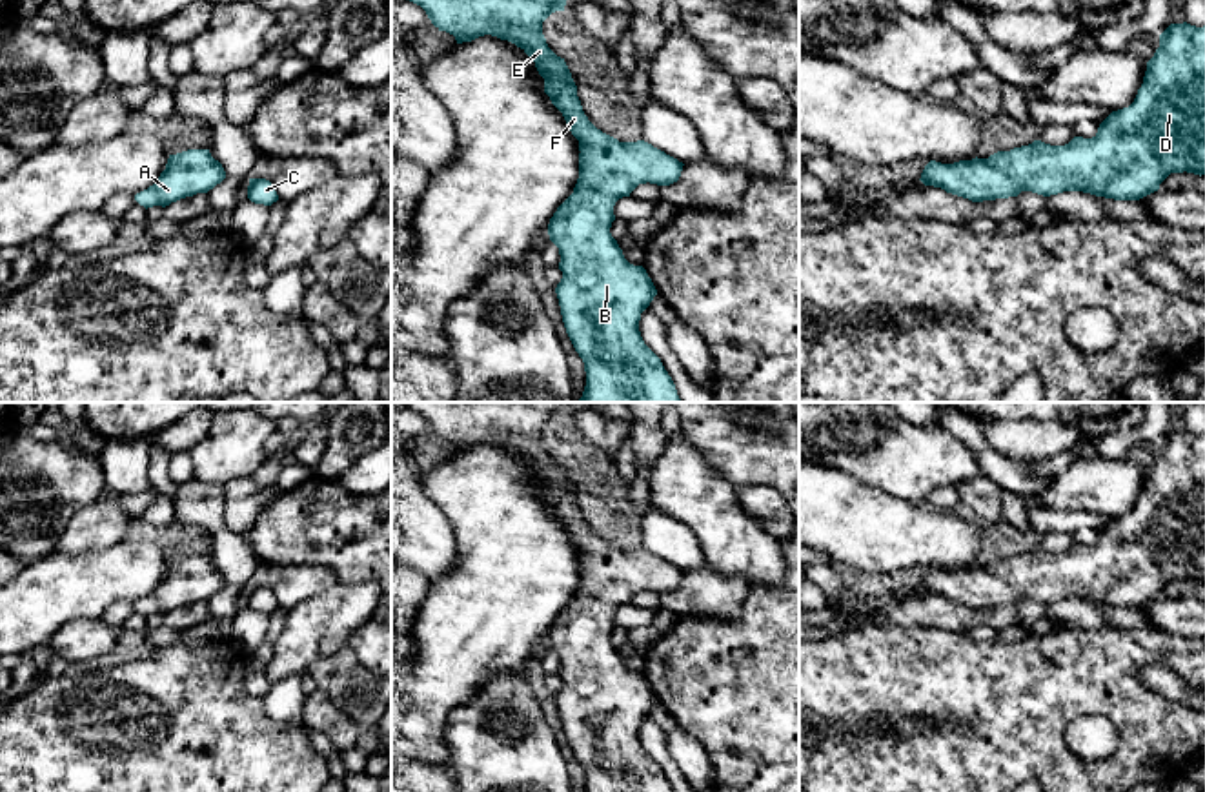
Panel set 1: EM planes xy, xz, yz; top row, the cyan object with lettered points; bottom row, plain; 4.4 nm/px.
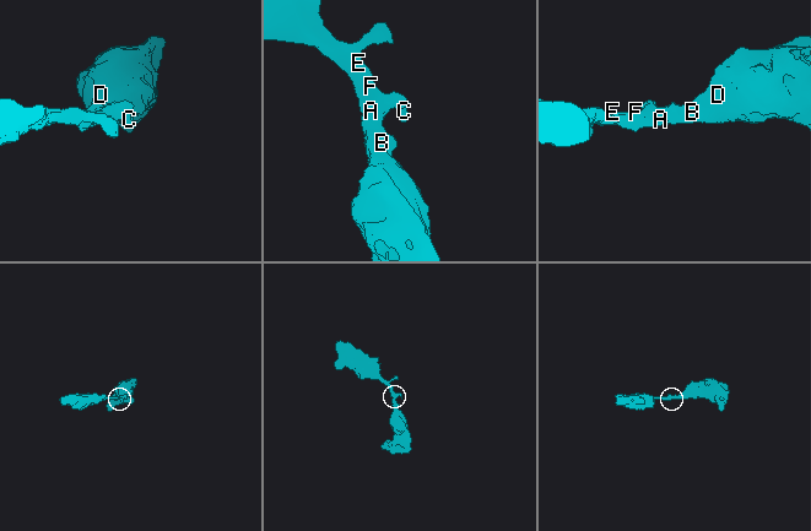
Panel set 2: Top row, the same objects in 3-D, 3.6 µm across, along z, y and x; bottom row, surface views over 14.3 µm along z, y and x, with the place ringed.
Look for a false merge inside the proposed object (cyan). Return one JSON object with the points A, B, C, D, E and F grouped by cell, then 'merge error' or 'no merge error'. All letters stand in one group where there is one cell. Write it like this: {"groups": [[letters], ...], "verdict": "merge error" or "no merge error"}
{"groups": [["A", "B", "C", "D", "E", "F"]], "verdict": "no merge error"}

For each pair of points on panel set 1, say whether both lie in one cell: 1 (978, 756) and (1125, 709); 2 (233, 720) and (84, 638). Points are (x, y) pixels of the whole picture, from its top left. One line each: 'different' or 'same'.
1: same
2: different

